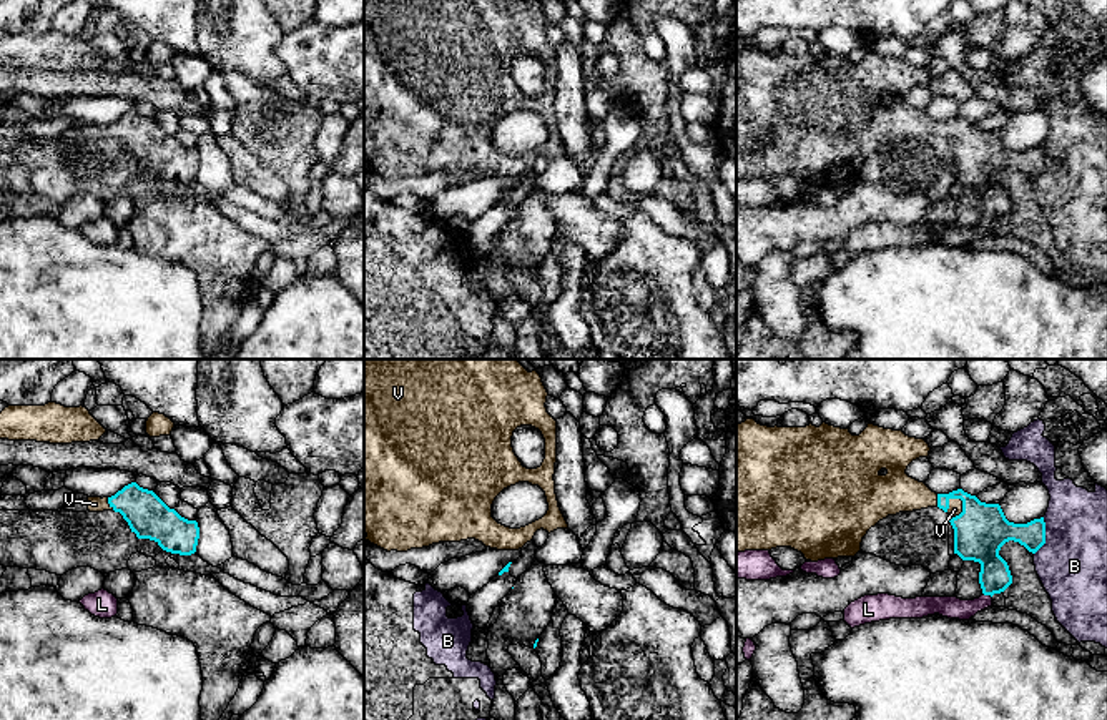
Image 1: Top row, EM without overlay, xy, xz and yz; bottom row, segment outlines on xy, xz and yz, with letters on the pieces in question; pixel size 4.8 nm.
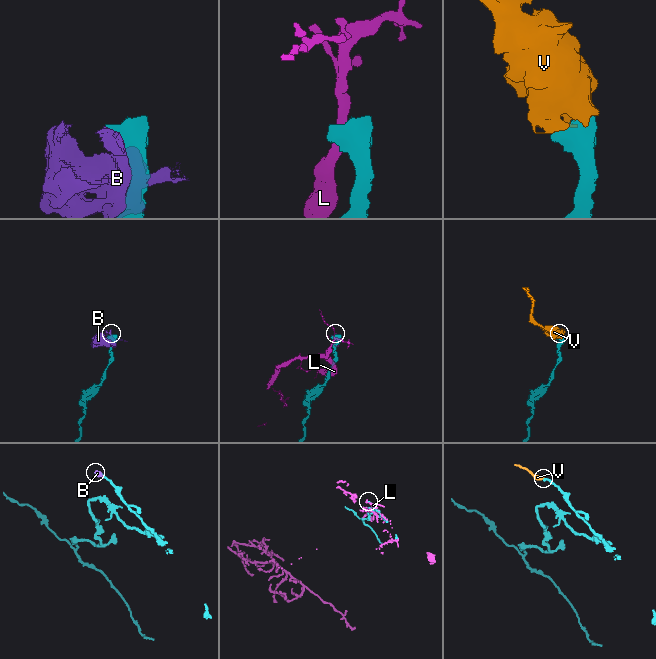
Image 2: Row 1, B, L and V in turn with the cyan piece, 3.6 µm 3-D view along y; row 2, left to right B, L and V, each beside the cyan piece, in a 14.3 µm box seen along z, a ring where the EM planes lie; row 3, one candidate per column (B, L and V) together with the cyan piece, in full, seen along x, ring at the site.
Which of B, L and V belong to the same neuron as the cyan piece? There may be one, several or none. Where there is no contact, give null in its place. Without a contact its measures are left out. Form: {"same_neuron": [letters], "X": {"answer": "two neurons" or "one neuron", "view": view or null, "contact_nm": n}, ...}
{"same_neuron": ["V"], "B": {"answer": "two neurons", "view": "yz", "contact_nm": 190}, "L": {"answer": "two neurons", "view": "yz", "contact_nm": 40}, "V": {"answer": "one neuron", "view": "yz", "contact_nm": 110}}

